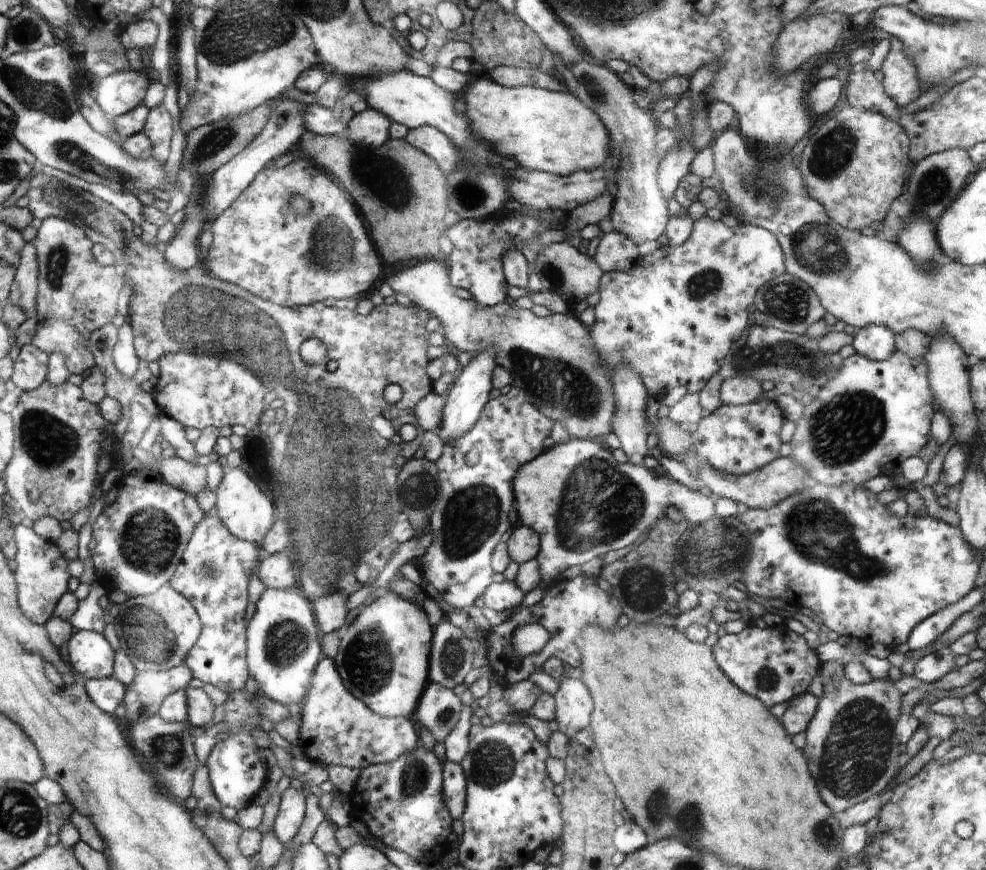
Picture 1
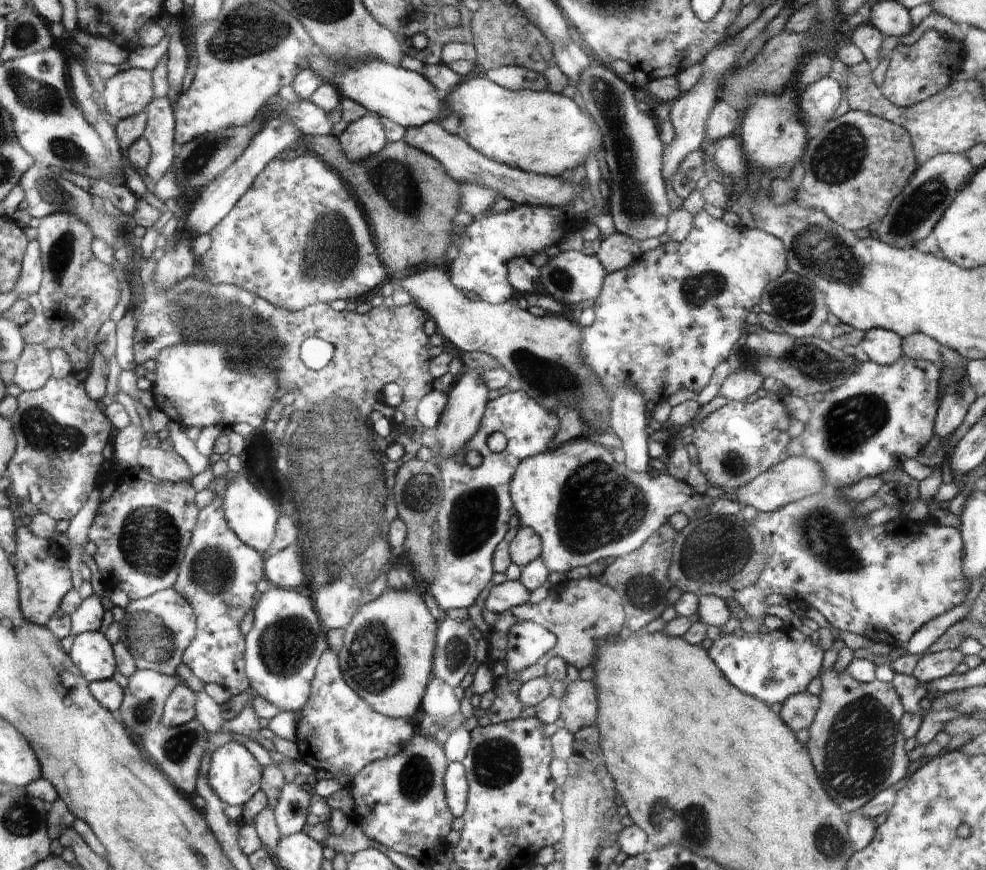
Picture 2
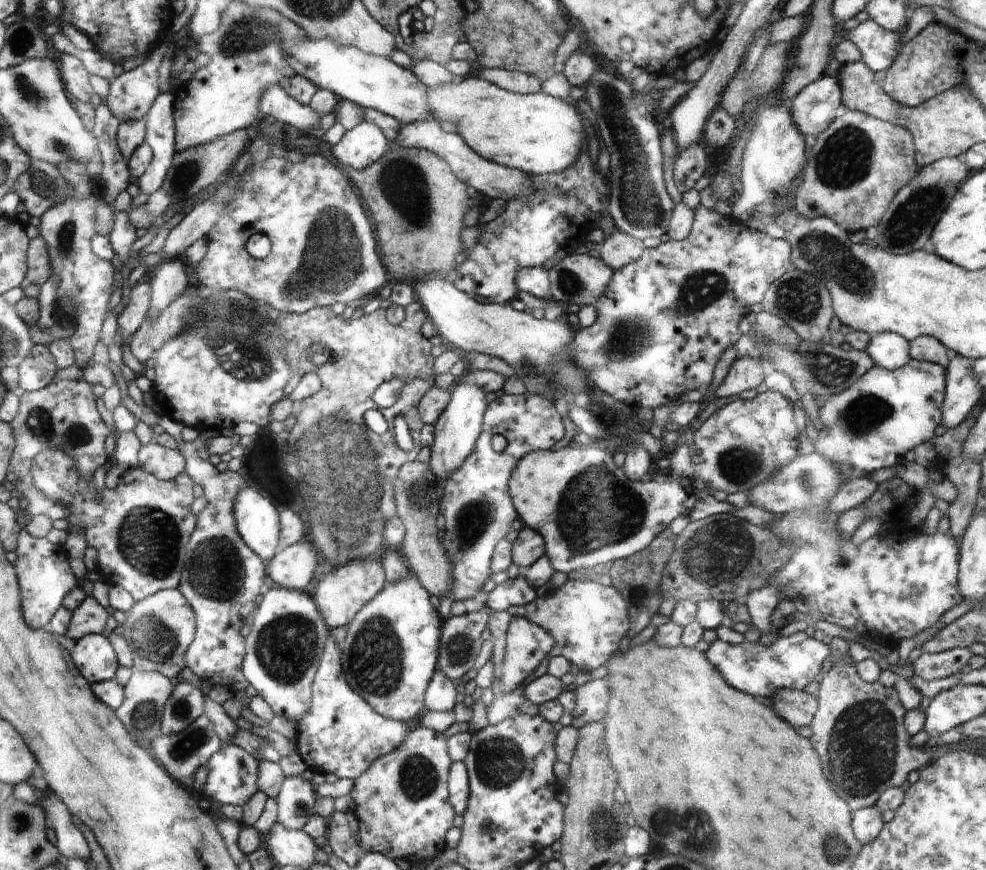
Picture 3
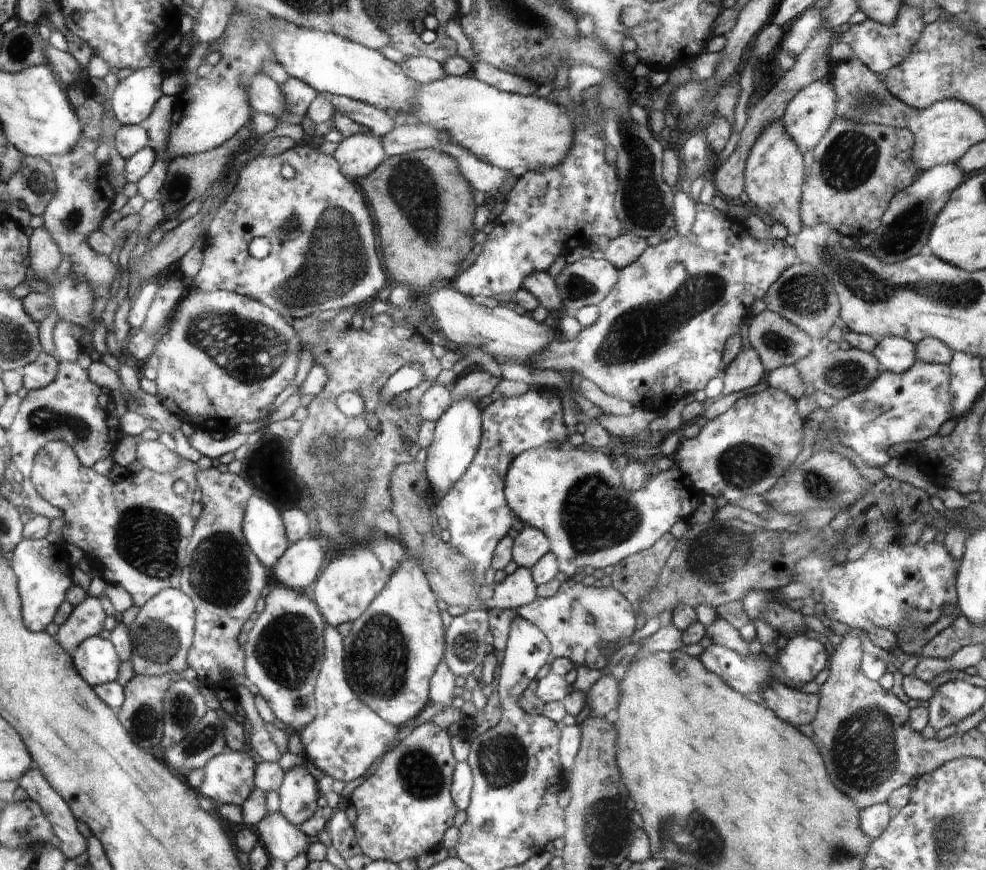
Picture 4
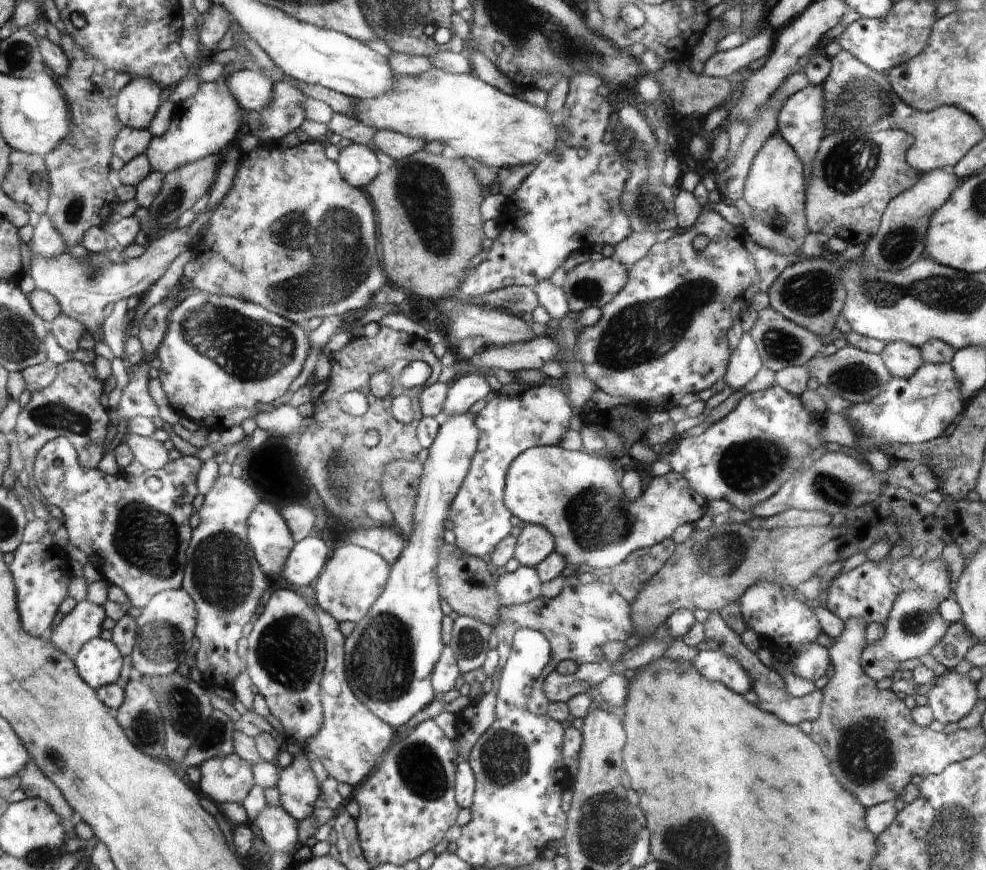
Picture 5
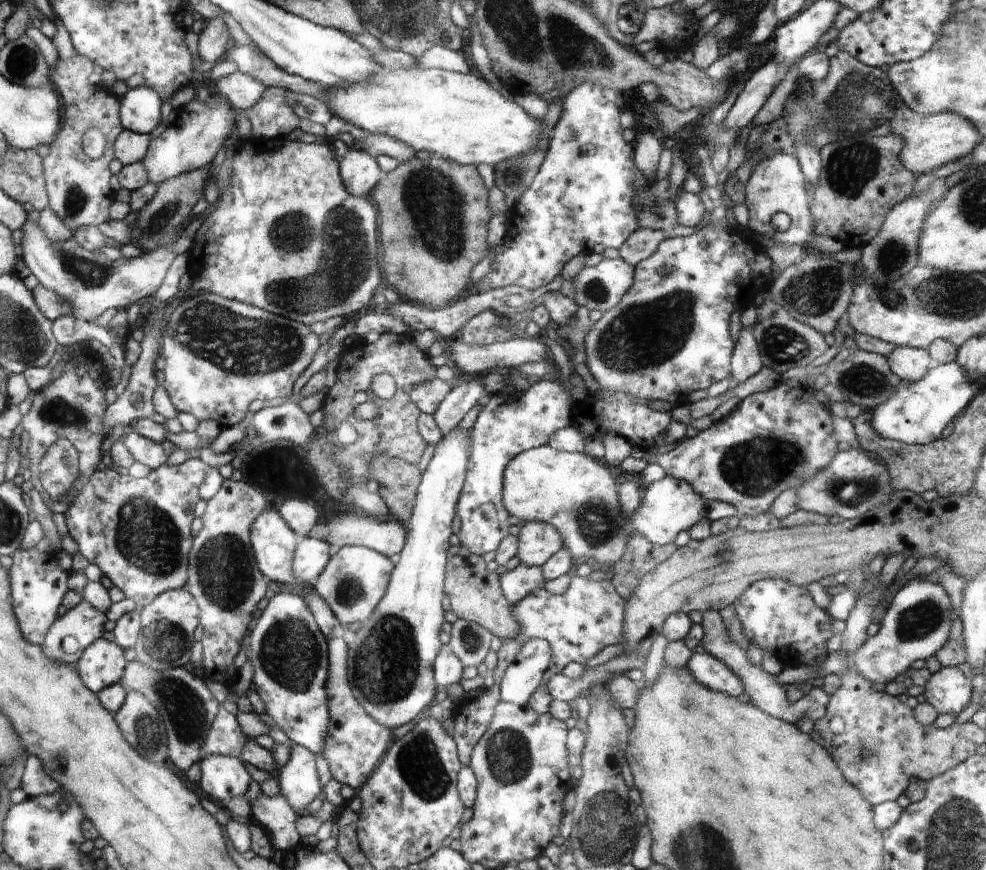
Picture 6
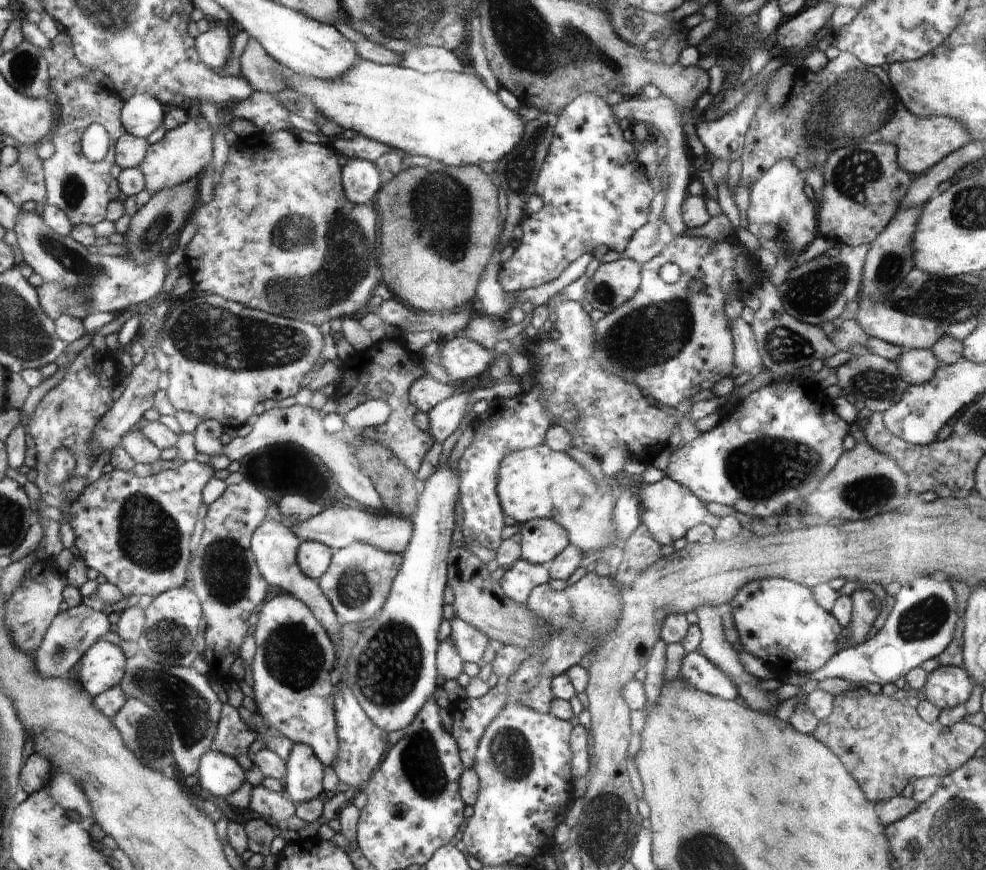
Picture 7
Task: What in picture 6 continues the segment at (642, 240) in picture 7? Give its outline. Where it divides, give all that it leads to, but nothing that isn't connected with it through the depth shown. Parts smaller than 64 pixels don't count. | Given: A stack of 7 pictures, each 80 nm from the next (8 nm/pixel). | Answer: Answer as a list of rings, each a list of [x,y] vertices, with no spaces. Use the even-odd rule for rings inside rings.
[[[640,226],[627,238],[626,244],[619,248],[620,258],[636,266],[639,262],[654,254],[660,242],[666,239],[666,233],[667,231],[655,231]]]

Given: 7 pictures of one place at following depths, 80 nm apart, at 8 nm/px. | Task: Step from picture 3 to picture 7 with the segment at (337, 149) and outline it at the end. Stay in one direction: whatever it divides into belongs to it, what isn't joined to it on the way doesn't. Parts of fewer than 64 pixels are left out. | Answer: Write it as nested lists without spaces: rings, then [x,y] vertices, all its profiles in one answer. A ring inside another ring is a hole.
[[[351,158],[343,166],[346,196],[356,204],[370,204],[380,190],[380,173],[375,163]]]

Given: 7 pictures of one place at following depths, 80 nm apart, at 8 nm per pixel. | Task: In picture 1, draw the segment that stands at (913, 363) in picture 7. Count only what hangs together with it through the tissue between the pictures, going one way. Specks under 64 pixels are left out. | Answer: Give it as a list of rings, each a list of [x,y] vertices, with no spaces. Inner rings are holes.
[[[866,325],[857,329],[851,345],[854,350],[873,361],[885,361],[896,352],[895,334],[882,325]]]

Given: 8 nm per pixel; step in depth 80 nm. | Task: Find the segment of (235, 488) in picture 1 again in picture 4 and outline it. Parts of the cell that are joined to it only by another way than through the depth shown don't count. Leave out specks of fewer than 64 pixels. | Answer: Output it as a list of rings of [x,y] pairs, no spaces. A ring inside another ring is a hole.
[[[253,494],[248,499],[243,518],[243,535],[248,546],[264,567],[274,570],[279,558],[290,548],[282,512]]]

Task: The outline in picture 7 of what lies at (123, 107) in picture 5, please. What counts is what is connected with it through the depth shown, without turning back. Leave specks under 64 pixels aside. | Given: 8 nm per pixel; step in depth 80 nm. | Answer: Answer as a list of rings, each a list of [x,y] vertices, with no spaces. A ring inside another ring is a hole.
[[[136,94],[124,106],[124,126],[126,132],[147,139],[162,124],[162,105],[146,94]]]

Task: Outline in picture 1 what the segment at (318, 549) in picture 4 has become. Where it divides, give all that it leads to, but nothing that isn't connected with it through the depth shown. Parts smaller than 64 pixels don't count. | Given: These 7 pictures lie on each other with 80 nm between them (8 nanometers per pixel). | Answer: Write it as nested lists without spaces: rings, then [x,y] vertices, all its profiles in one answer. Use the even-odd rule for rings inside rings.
[[[280,553],[263,560],[263,564],[259,566],[258,577],[268,589],[284,590],[294,586],[296,582],[292,562],[288,560],[286,554]]]

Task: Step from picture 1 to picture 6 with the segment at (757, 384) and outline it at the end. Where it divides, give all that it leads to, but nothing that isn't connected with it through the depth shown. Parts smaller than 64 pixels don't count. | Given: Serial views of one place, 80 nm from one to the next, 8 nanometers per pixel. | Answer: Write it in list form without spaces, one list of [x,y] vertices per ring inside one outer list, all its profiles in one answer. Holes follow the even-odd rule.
[[[742,327],[736,335],[735,354],[732,357],[732,376],[744,382],[763,367],[751,327]]]

